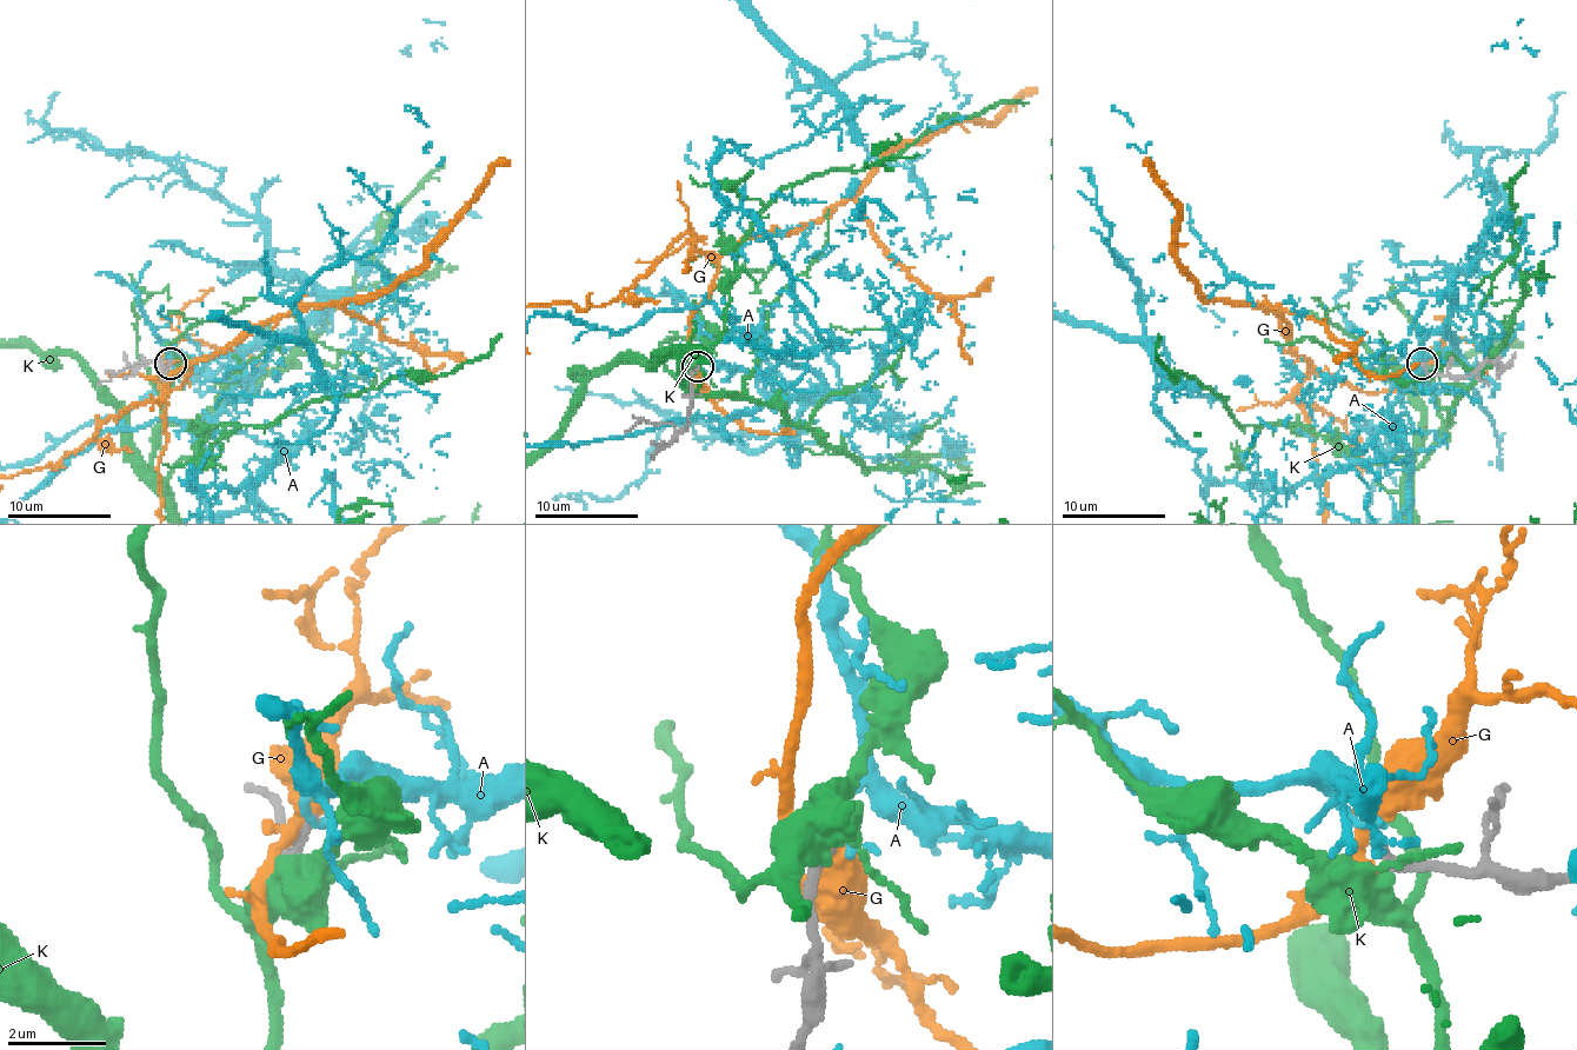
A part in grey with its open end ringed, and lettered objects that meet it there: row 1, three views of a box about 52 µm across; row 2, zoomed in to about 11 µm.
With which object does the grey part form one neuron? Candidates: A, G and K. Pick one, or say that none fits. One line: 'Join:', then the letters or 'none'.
Join: none

